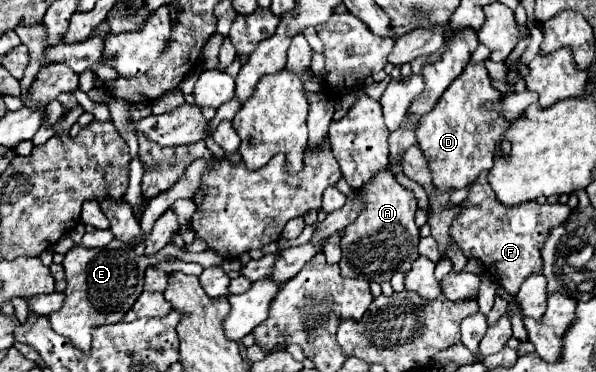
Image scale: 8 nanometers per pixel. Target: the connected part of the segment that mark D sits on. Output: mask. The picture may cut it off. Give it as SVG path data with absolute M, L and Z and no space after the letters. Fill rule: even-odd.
M478 46L464 72L448 86L432 112L424 114L418 122L418 146L428 160L432 184L440 192L466 188L482 170L490 170L494 164L494 150L506 132L508 122L498 112L480 110L482 104L498 102L502 98L502 94L490 86L490 76L484 68L484 60L488 56L490 50L486 46Z

